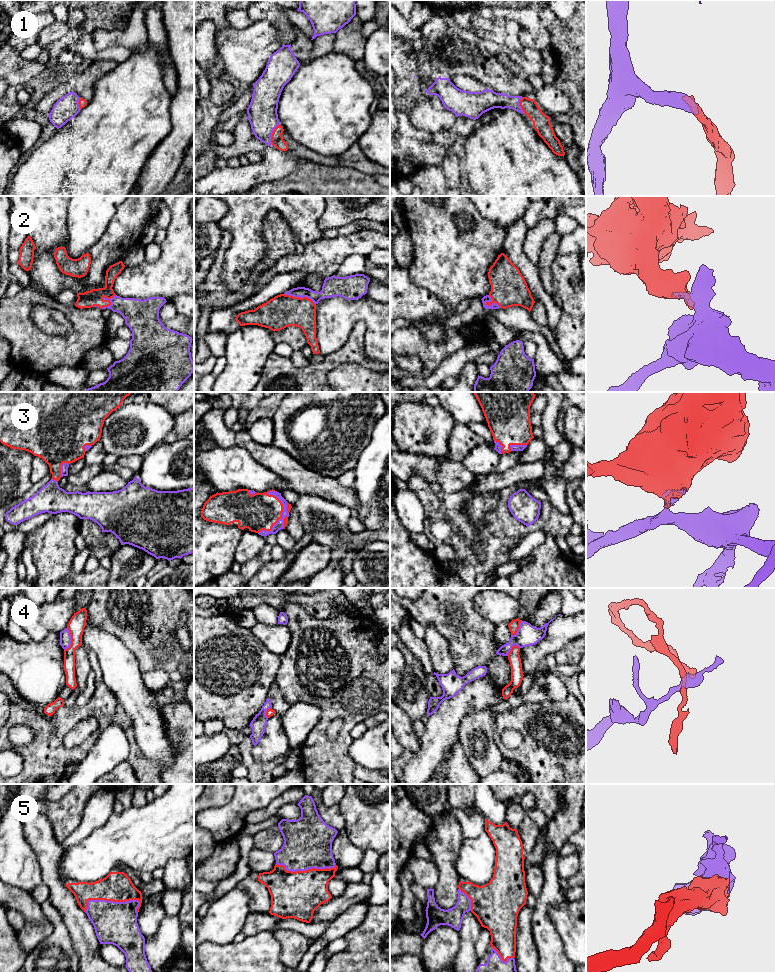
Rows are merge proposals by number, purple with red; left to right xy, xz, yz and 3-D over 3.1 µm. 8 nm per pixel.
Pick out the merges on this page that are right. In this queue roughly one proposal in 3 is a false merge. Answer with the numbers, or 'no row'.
1, 2, 3, 5

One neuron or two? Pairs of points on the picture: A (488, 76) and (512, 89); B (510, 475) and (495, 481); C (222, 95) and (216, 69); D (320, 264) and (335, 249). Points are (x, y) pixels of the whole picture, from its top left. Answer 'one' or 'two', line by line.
A: one
B: one
C: one
D: one

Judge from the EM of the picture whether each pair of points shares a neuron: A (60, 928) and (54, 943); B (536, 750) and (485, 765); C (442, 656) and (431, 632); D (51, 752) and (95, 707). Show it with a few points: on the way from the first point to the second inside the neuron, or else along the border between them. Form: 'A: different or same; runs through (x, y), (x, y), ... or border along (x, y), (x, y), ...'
A: same; runs through (60, 932), (58, 939)
B: different; border along (494, 735), (494, 741), (503, 757)
C: same; runs through (439, 650), (433, 638)
D: same; runs through (51, 738), (76, 713), (81, 713)

